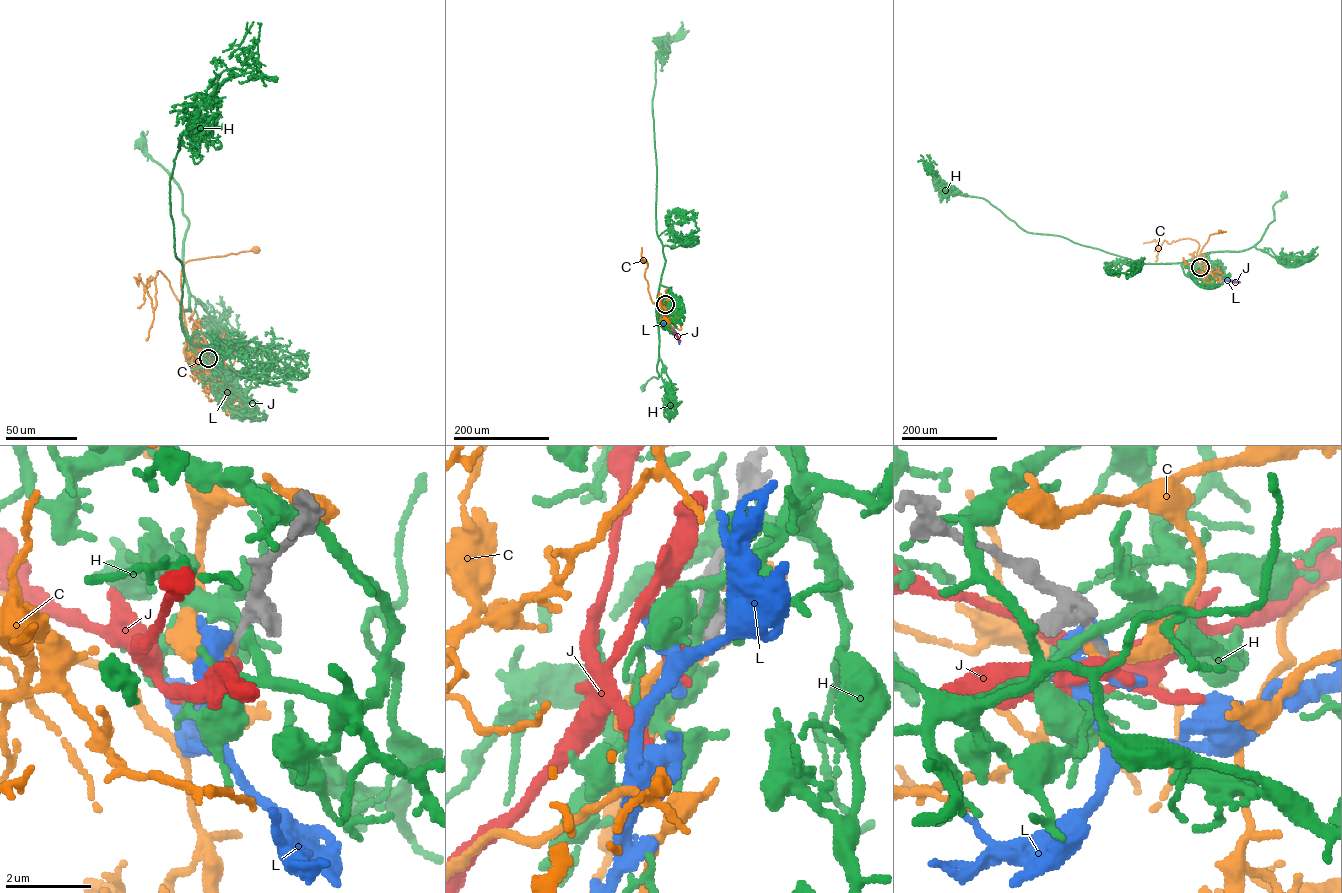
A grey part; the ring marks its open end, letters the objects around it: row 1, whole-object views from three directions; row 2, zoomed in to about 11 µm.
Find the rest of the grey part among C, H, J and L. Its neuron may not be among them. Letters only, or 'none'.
none

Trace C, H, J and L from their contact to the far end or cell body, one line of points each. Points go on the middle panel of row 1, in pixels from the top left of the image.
C: (665, 304), (660, 312), (659, 309), (665, 306), (661, 307), (658, 301), (656, 312), (679, 330), (681, 324)
H: (665, 304), (662, 307), (658, 294), (658, 377), (651, 377), (643, 387)
J: (665, 304), (661, 319), (680, 341)
L: (665, 304), (661, 319), (675, 332), (679, 344)

